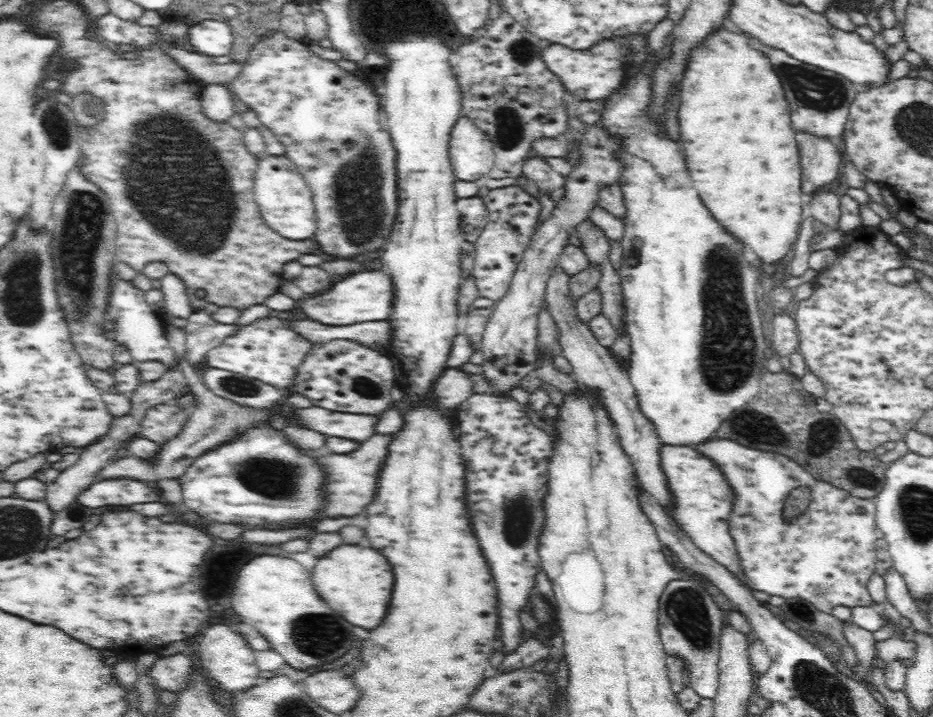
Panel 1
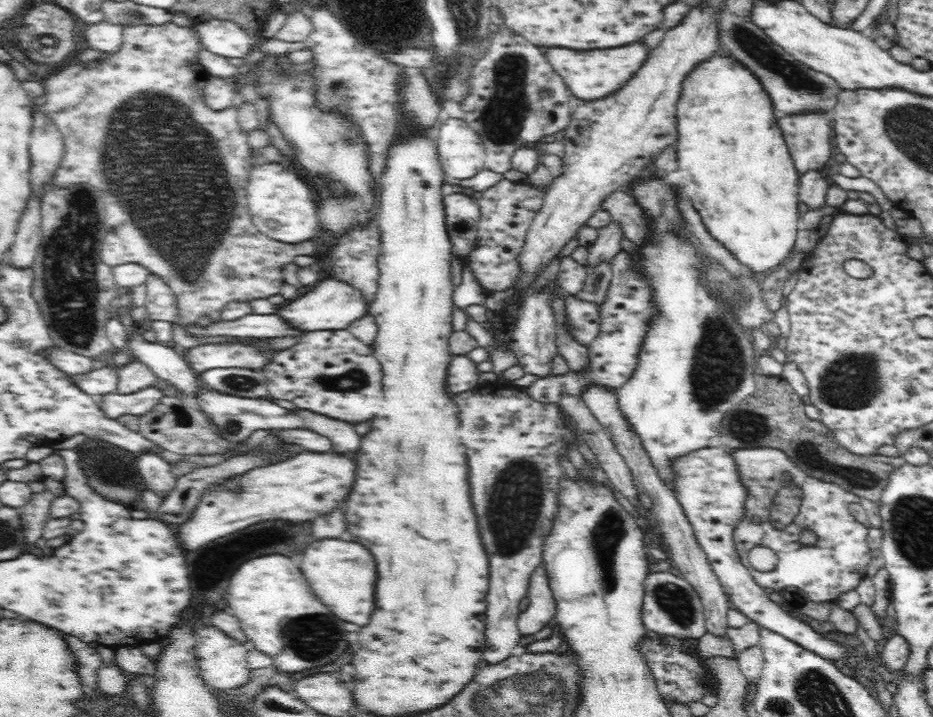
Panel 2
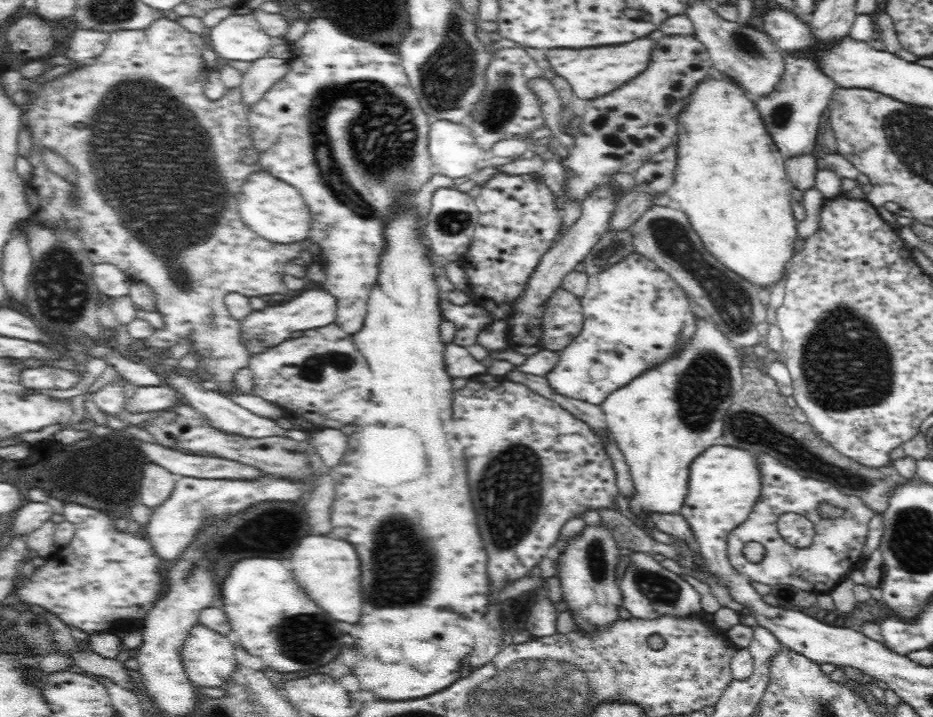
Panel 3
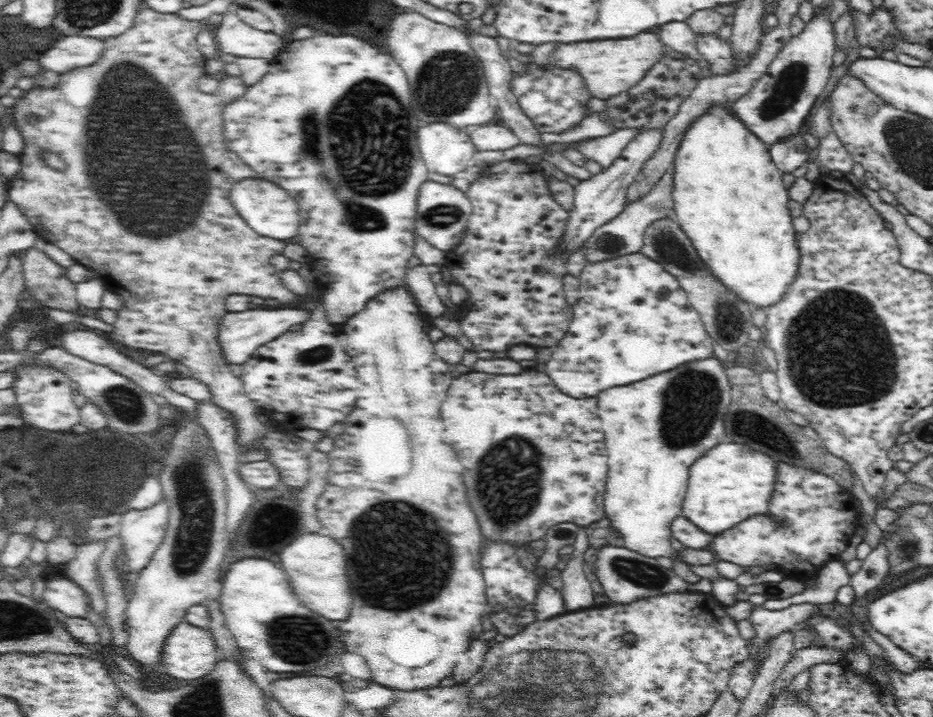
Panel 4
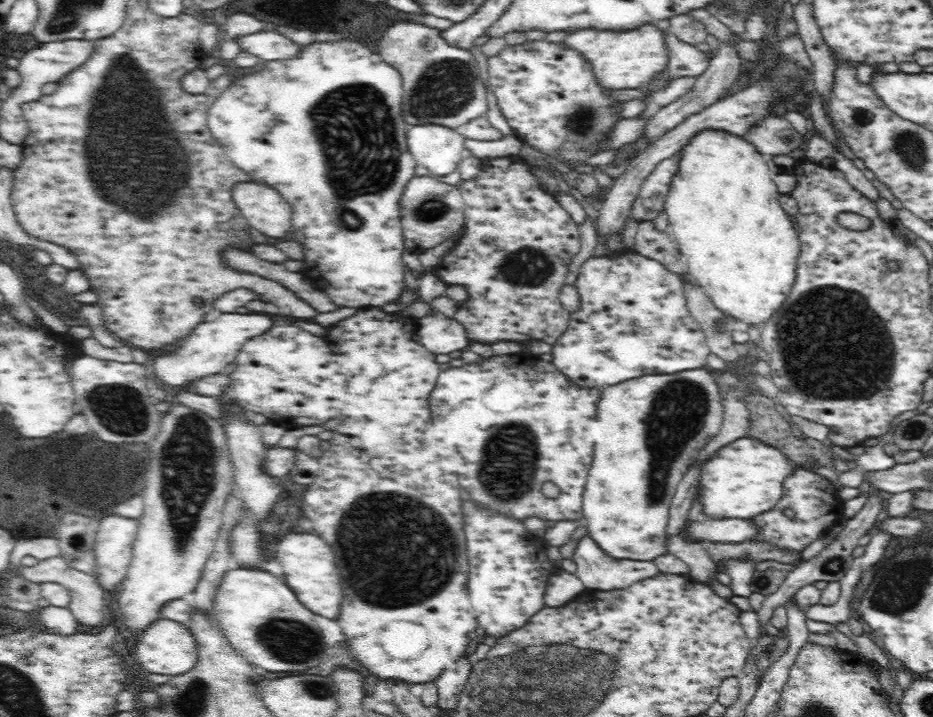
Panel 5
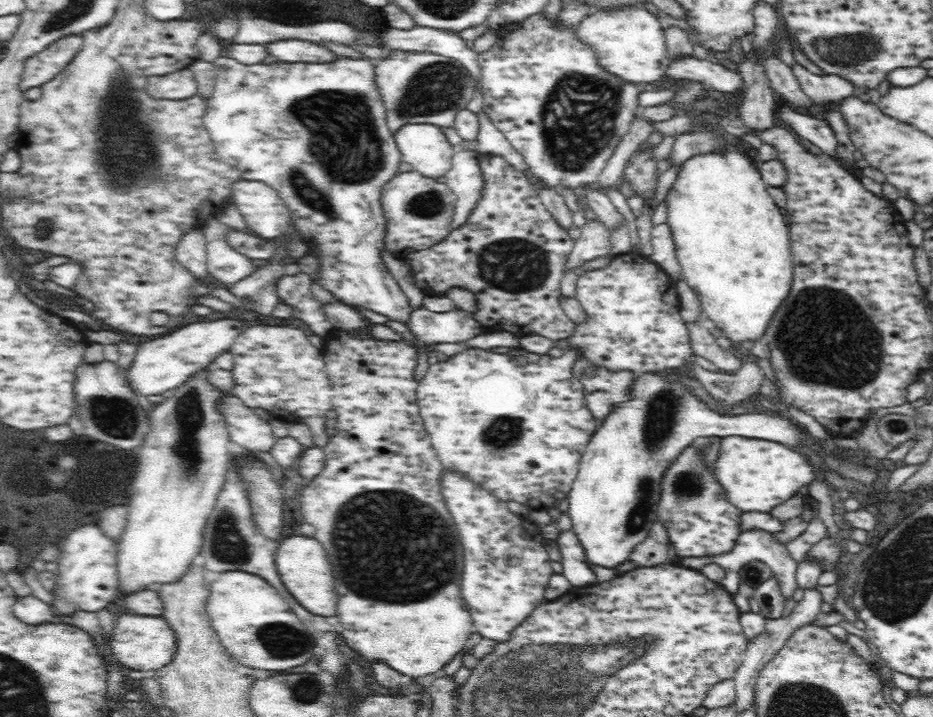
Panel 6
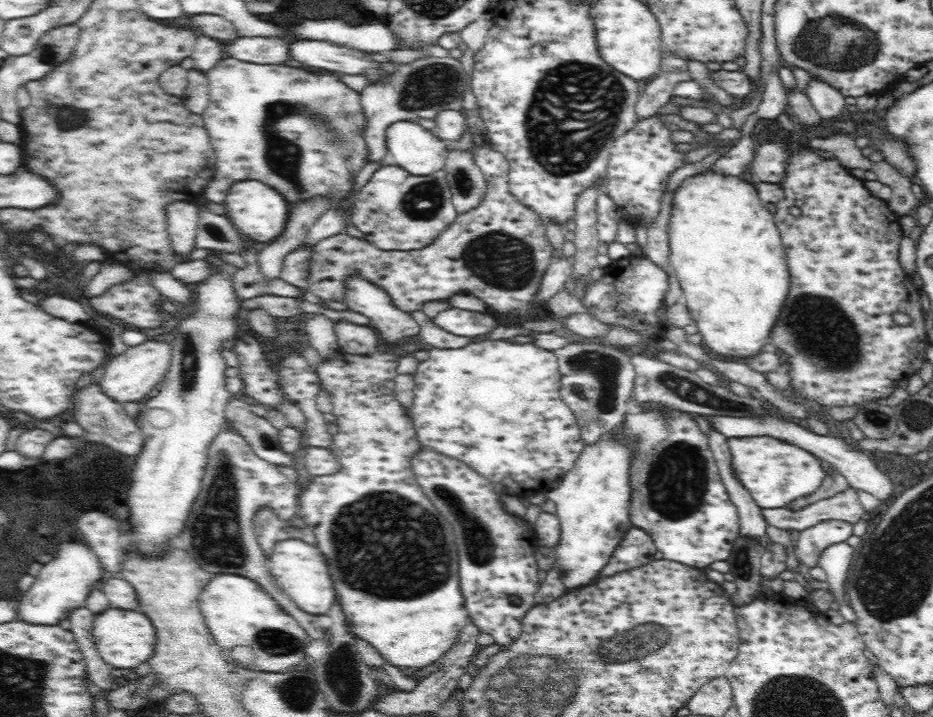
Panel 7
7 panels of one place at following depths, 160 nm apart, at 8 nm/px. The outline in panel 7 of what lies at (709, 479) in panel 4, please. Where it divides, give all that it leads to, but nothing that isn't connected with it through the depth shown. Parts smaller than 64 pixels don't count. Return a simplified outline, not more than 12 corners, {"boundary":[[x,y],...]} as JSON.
{"boundary":[[777,437],[728,438],[736,479],[782,508],[825,479],[815,453]]}

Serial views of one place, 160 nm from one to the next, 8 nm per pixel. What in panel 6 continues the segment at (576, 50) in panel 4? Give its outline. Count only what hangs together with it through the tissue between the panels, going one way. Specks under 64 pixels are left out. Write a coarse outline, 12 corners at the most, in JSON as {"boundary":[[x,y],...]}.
{"boundary":[[643,6],[596,10],[576,32],[624,81],[670,64],[664,24]]}

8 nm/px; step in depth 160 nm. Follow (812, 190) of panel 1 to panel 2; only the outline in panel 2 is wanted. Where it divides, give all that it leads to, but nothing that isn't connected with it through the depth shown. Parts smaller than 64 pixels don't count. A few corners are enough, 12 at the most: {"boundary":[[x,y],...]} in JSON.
{"boundary":[[780,115],[800,176],[831,163],[833,117]]}

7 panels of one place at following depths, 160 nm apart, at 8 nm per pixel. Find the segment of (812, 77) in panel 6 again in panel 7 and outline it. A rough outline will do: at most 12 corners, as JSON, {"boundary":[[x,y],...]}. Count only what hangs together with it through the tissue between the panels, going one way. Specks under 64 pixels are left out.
{"boundary":[[823,80],[804,92],[822,118],[840,116],[846,96]]}

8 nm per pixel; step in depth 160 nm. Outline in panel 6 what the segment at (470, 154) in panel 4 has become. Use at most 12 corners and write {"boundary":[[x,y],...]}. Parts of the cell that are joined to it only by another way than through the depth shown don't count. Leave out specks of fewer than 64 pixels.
{"boundary":[[405,124],[394,132],[401,160],[444,177],[455,155],[444,128]]}

